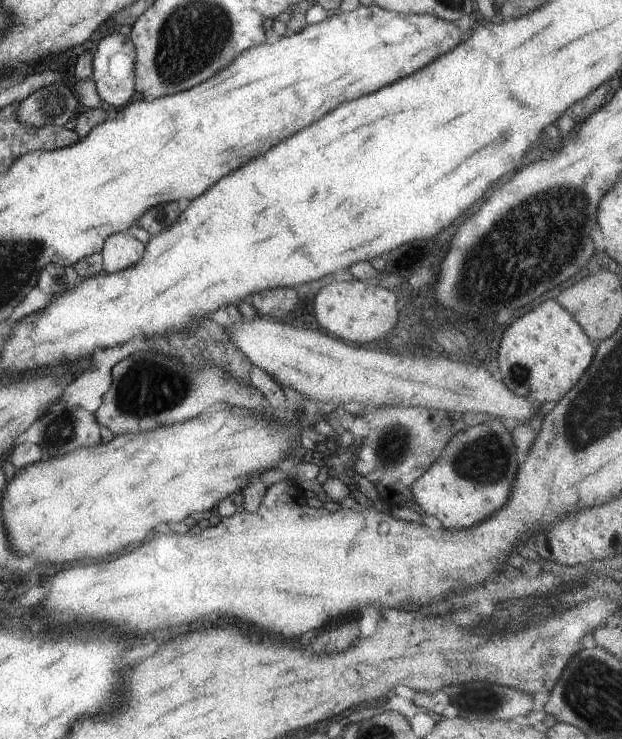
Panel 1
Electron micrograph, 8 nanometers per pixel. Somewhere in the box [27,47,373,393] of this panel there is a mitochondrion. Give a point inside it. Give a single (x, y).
(52, 106)

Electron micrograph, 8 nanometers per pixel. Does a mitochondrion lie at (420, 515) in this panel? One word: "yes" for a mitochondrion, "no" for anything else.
no

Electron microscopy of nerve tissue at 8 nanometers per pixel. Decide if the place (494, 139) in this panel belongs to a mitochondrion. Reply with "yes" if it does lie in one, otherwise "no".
yes

